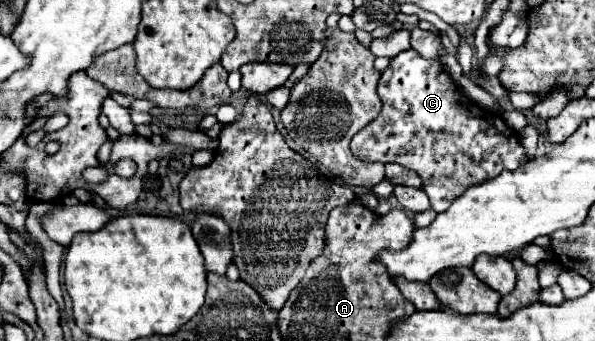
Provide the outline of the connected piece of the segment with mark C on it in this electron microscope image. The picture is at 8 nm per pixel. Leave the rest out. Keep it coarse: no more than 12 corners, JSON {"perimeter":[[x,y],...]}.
{"perimeter":[[415,49],[351,139],[445,211],[527,163],[519,133]]}

